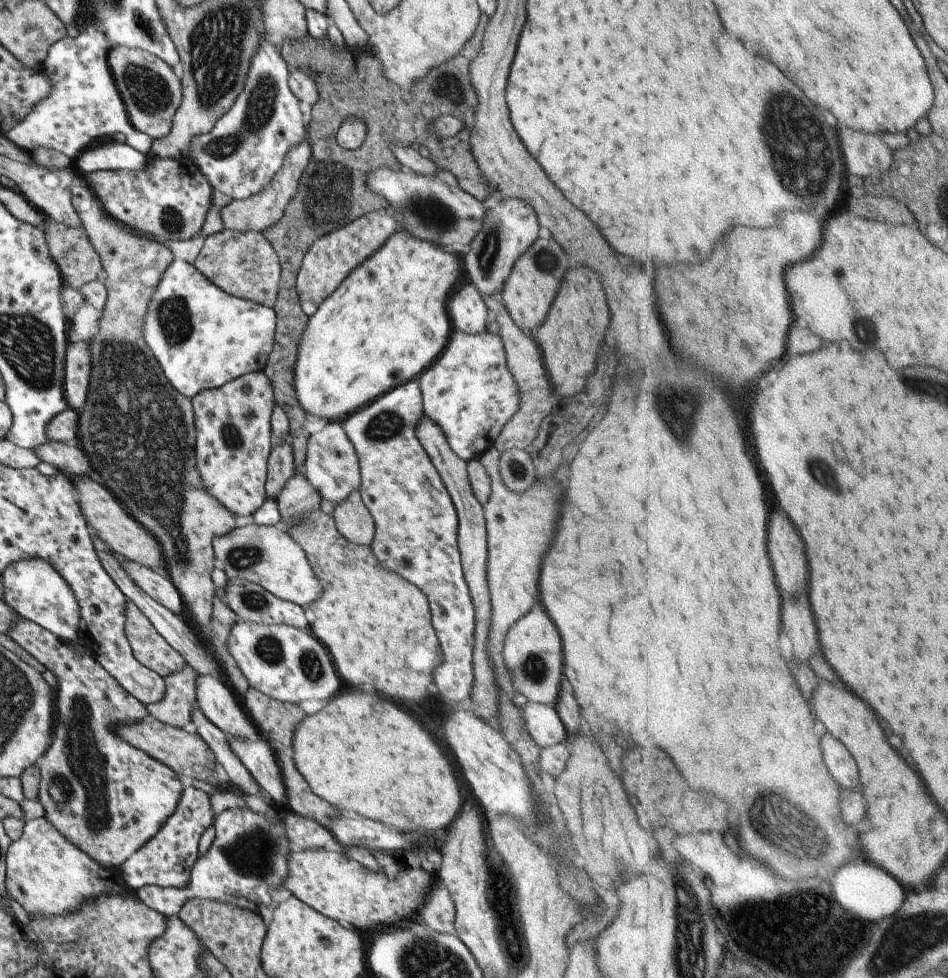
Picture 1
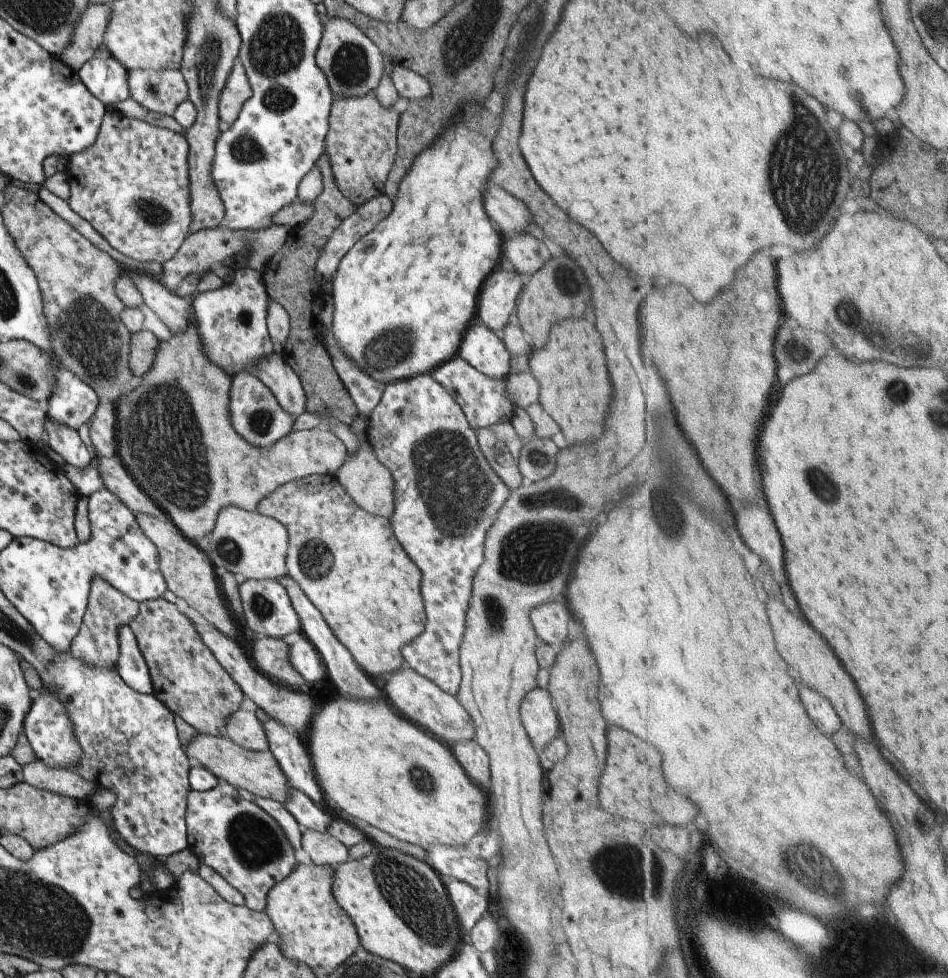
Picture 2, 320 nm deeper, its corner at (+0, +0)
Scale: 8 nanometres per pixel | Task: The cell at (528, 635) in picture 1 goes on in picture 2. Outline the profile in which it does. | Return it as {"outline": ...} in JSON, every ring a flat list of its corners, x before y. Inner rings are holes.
{"outline":[[549,602,533,607,530,612,530,623,537,638,546,645,559,646,567,636,571,614,563,602]]}

